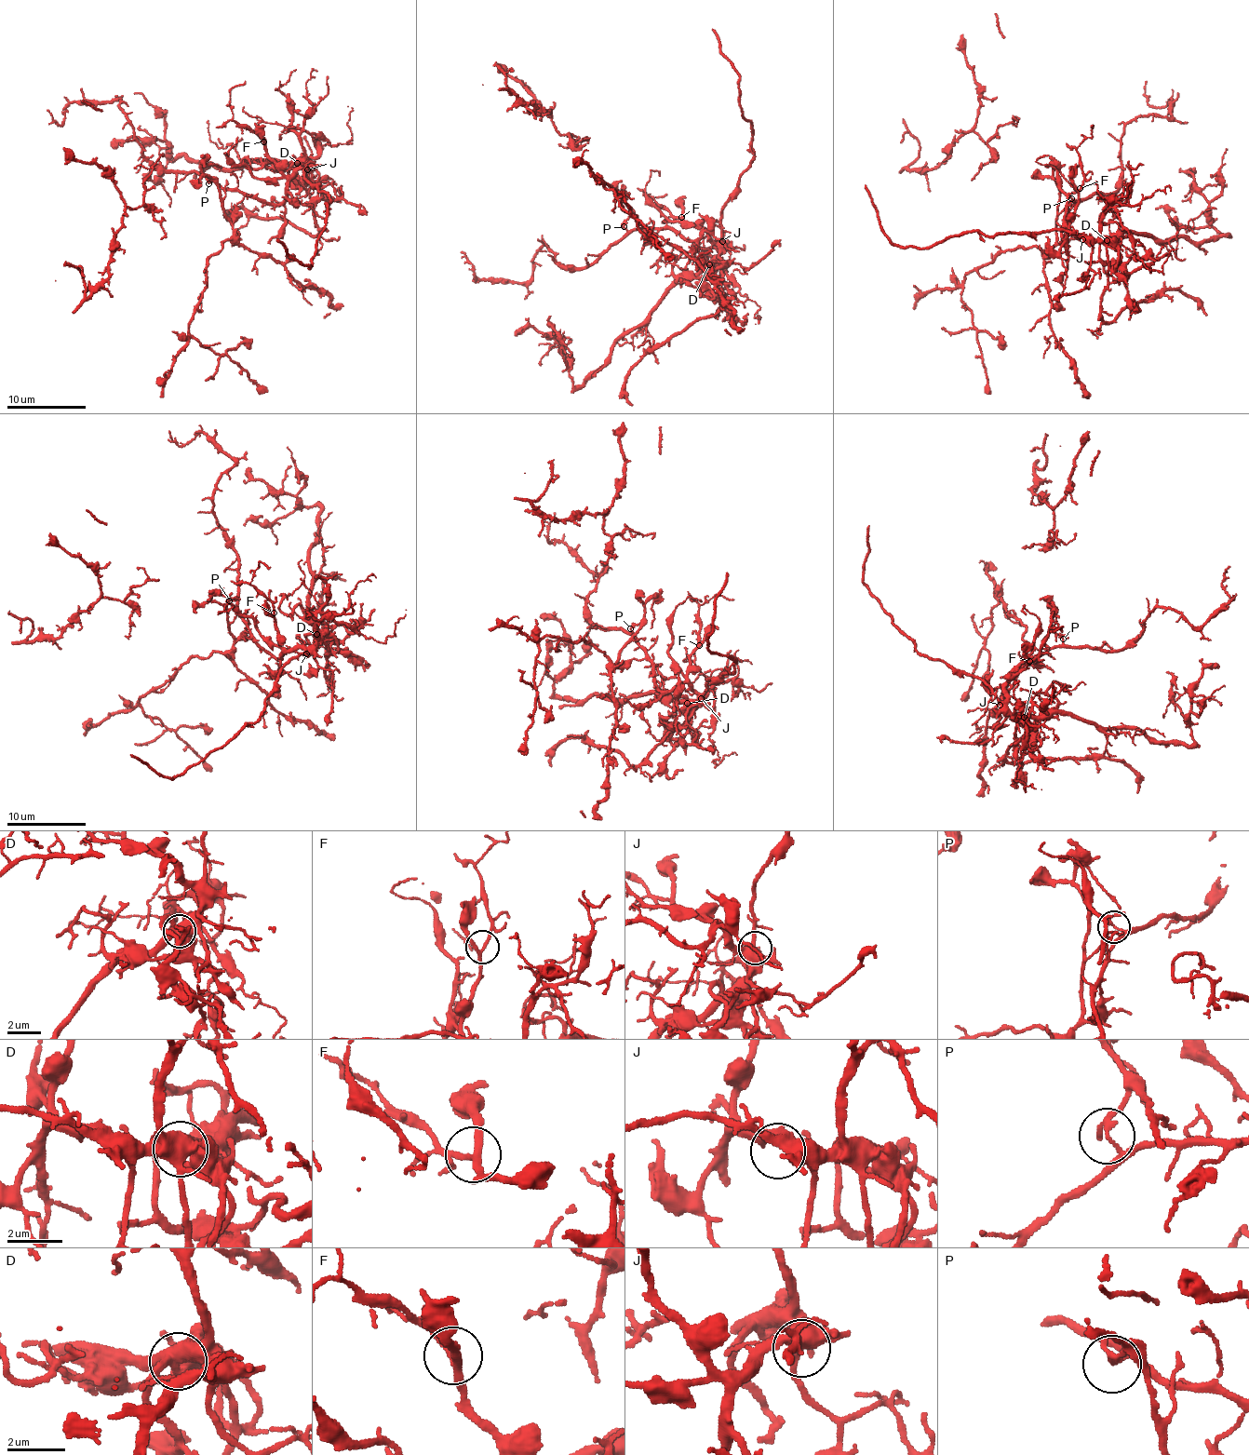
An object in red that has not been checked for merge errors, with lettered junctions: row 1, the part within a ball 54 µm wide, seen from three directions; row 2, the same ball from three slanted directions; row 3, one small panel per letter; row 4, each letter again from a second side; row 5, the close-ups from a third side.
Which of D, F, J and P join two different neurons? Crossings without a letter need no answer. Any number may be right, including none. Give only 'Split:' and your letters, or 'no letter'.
Split: D, P

